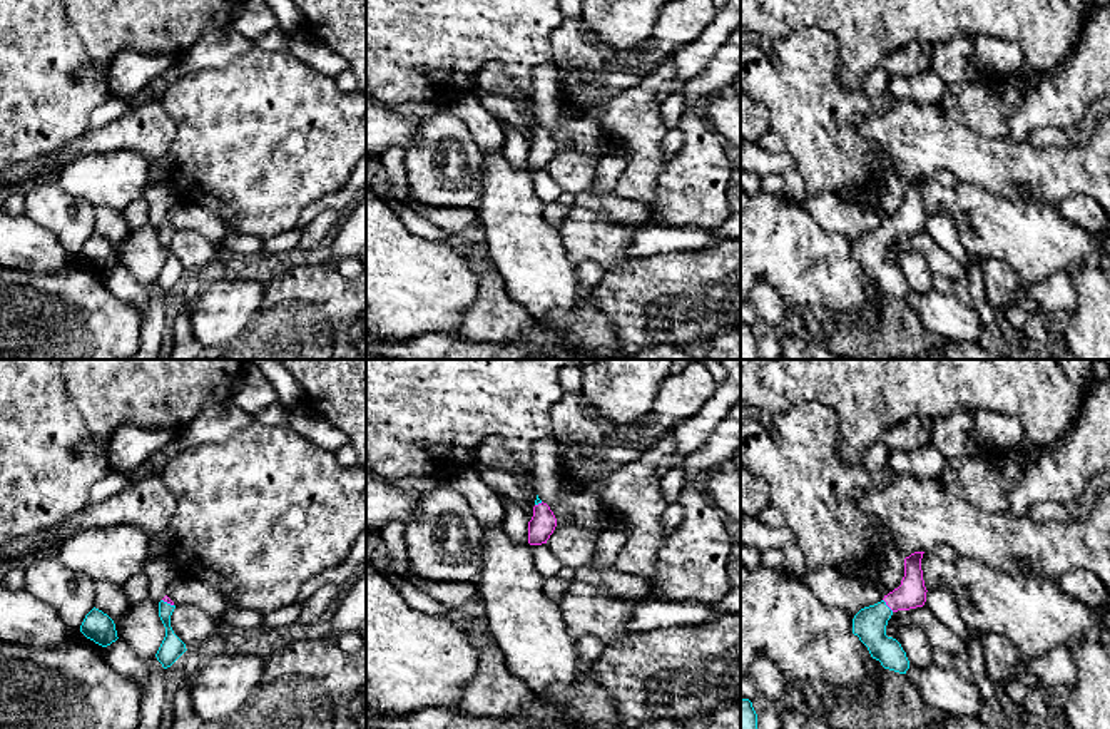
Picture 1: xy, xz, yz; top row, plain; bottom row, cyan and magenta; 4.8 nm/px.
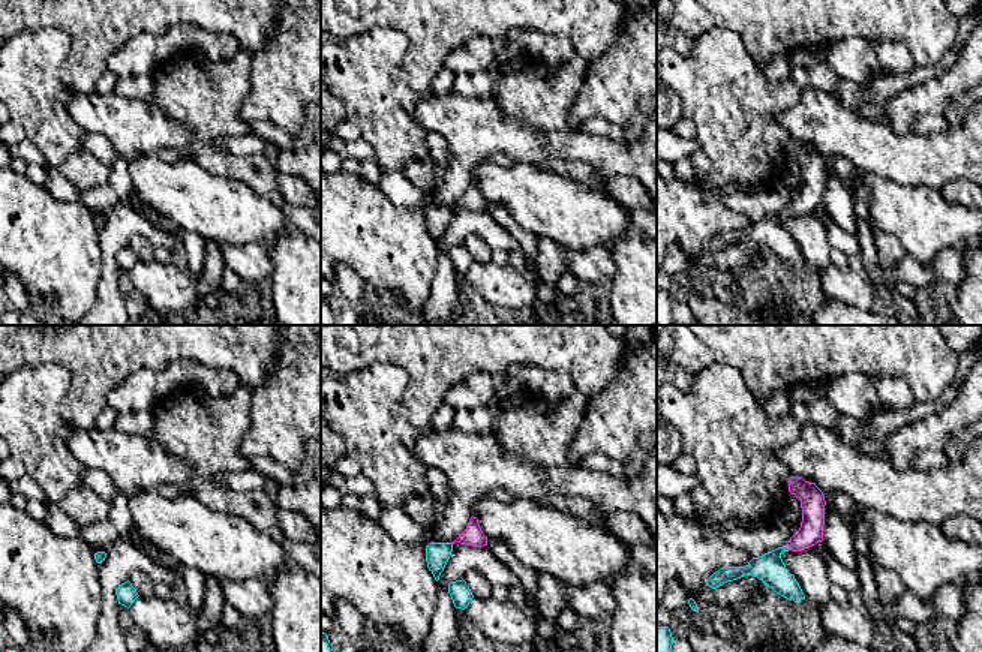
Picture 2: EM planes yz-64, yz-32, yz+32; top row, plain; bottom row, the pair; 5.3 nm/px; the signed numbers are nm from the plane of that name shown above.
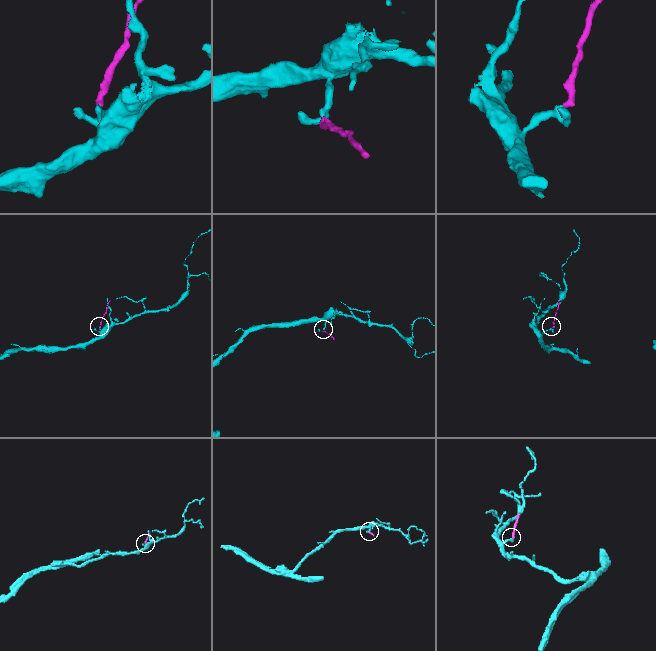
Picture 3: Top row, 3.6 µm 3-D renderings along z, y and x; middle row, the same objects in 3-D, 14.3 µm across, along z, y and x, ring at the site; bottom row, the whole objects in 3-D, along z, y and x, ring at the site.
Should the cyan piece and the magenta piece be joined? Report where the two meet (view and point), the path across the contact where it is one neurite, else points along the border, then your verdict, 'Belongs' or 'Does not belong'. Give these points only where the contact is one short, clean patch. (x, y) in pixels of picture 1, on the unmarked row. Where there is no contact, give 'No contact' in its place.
Touches cyan at yz (886, 231). Path across: yz (870, 249), (886, 231), (911, 218). Belongs

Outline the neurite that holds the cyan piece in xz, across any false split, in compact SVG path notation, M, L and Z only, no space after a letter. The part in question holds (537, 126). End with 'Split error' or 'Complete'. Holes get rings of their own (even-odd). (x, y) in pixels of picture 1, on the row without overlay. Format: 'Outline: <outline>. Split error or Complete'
Outline: M537 120L533 142L528 147L528 169L530 171L547 169L555 152L557 152L557 144L553 137Z. Split error

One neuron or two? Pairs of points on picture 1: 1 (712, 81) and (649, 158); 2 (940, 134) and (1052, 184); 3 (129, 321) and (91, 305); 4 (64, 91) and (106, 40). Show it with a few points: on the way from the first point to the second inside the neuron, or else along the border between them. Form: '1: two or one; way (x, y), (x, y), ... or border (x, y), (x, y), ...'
1: two; border (669, 159), (659, 176), (654, 196)
2: one; way (968, 156), (1023, 171)
3: one; way (119, 321), (107, 321), (101, 315)
4: two; border (69, 24), (91, 61), (106, 76)

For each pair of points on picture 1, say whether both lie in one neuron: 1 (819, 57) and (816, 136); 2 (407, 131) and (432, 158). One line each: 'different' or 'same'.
1: same
2: different

